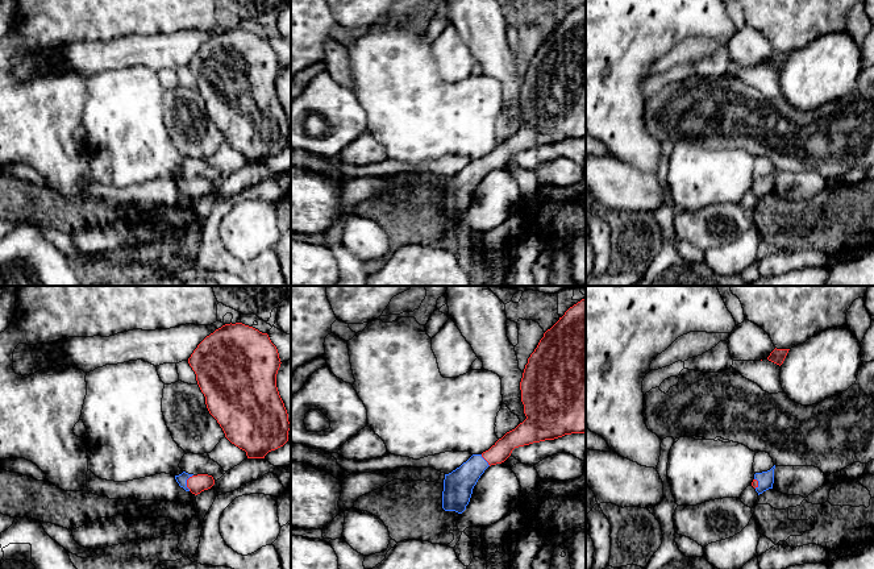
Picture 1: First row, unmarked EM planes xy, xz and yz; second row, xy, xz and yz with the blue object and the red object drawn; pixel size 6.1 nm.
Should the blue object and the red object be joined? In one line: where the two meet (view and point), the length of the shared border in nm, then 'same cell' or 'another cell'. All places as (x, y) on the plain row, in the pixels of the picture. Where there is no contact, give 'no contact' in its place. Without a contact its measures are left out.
xy (186, 187) | 110 nm | same cell

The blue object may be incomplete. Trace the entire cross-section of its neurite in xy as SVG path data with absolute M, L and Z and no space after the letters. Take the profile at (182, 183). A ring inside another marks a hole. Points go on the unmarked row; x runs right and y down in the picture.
M183 176L182 179L175 180L175 184L180 192L183 192L186 196L191 196L195 200L211 194L215 190L213 182L208 179L193 180Z

